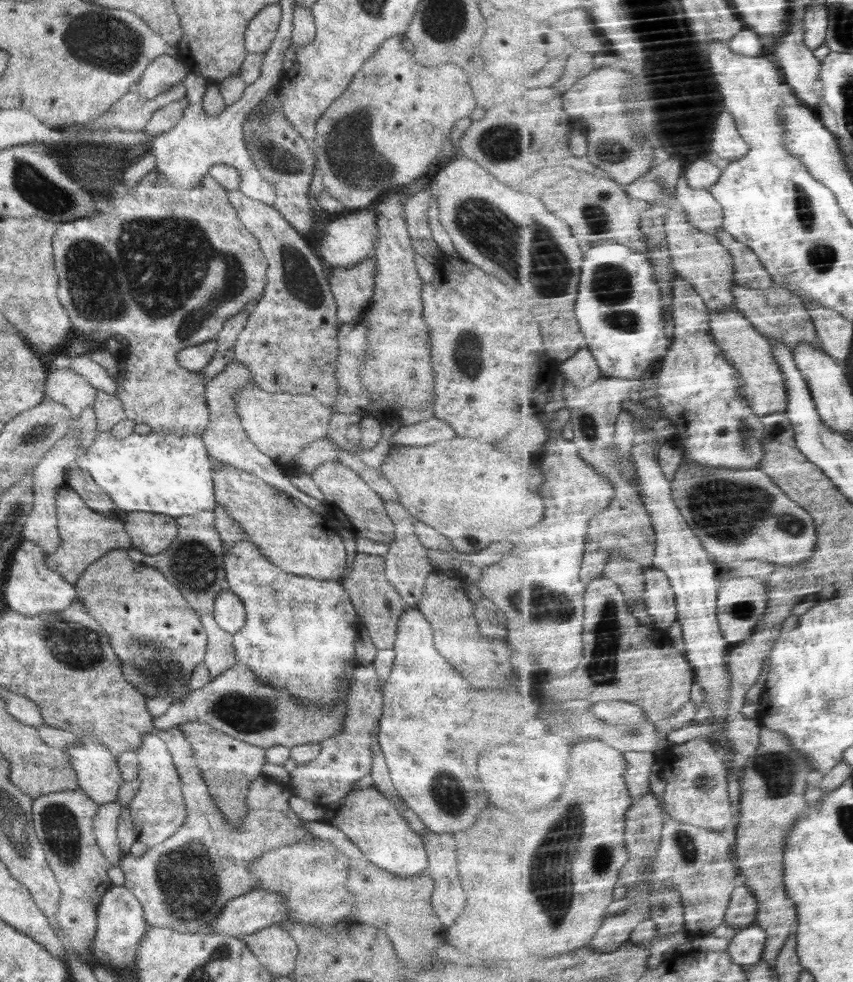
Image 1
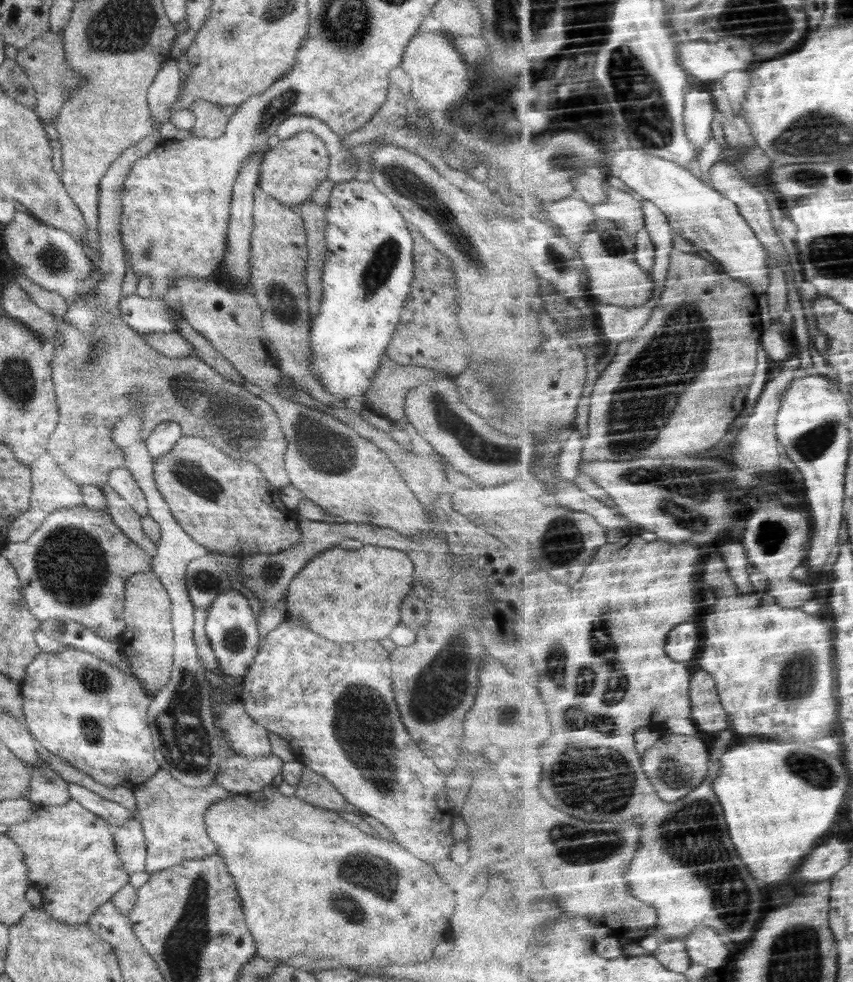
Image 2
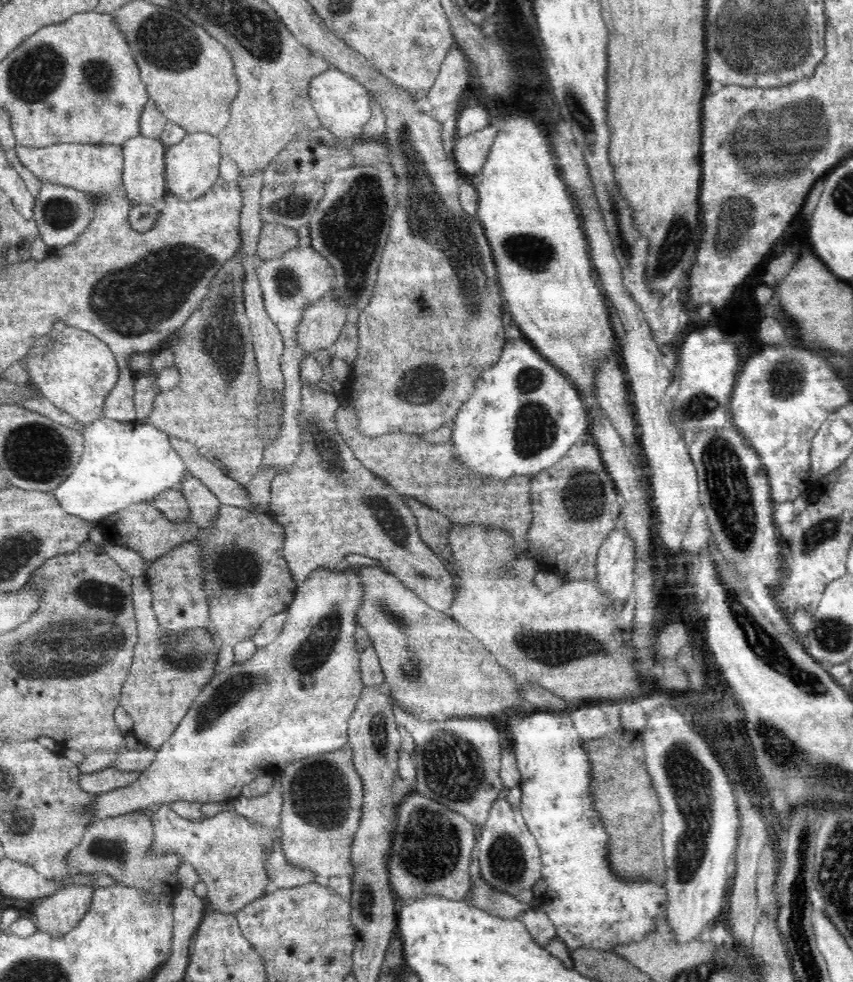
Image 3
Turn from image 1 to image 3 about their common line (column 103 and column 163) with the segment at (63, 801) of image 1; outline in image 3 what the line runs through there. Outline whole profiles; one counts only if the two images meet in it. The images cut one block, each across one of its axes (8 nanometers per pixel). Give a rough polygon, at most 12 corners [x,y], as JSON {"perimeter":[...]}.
{"perimeter":[[148,809],[96,819],[70,871],[176,896],[185,862],[152,855]]}

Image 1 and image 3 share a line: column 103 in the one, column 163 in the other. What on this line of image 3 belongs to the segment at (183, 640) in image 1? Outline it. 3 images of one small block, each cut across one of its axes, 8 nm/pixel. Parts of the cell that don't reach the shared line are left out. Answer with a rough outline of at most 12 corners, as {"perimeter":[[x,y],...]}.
{"perimeter":[[197,542],[144,574],[167,634],[210,629]]}

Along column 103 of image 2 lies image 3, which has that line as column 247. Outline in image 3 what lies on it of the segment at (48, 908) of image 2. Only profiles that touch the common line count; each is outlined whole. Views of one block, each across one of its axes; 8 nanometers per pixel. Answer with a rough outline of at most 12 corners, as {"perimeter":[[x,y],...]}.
{"perimeter":[[150,805],[150,853],[176,853],[236,915],[271,890],[281,840],[236,810],[200,821]]}

